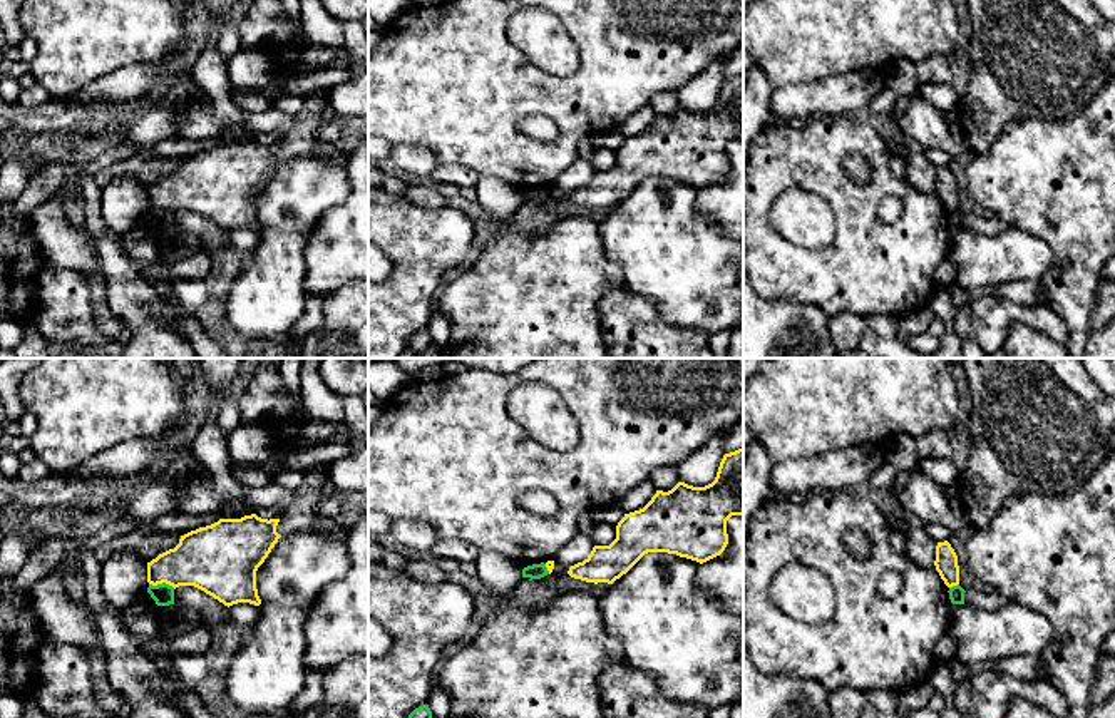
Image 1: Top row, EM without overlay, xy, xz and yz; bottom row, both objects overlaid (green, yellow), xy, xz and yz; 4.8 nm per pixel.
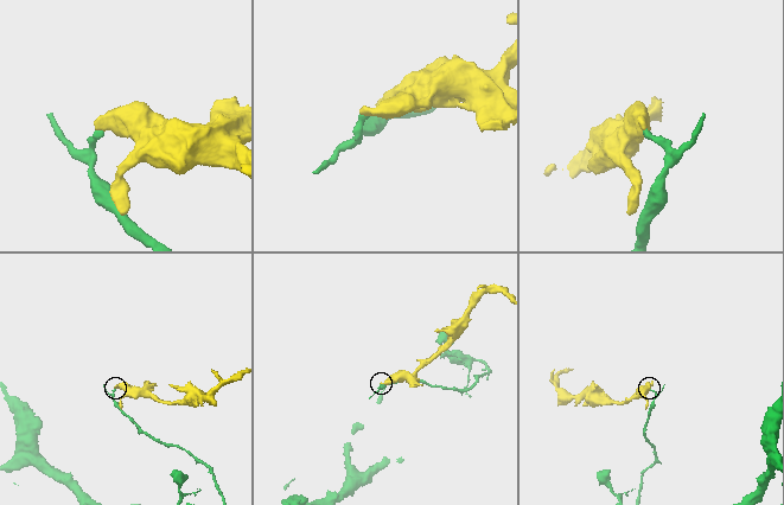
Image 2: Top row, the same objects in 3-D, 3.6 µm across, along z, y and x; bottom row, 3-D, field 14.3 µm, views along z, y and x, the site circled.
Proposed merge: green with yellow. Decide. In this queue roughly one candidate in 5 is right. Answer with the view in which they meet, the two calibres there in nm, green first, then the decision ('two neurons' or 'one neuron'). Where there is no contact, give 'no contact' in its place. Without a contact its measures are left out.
xy | 100/300 nm | two neurons

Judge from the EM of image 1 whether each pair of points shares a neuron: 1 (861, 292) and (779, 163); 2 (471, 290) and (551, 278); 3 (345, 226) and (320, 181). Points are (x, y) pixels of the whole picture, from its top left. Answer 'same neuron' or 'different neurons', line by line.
1: same neuron
2: same neuron
3: different neurons

